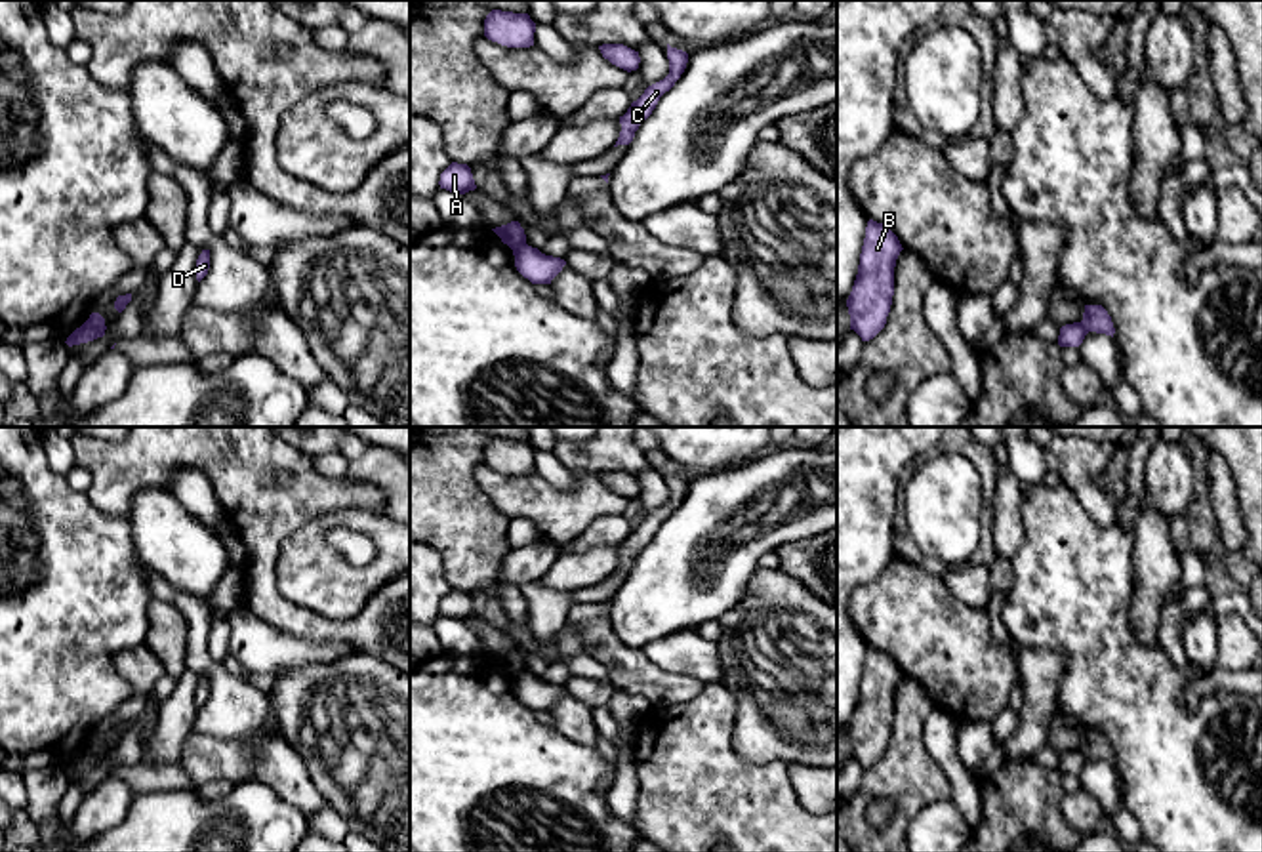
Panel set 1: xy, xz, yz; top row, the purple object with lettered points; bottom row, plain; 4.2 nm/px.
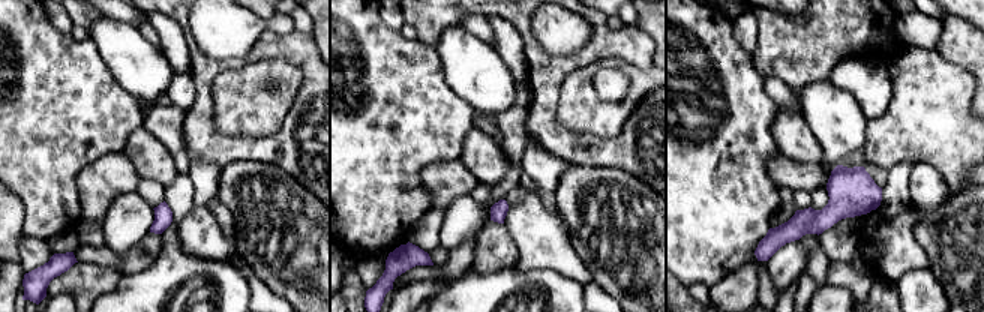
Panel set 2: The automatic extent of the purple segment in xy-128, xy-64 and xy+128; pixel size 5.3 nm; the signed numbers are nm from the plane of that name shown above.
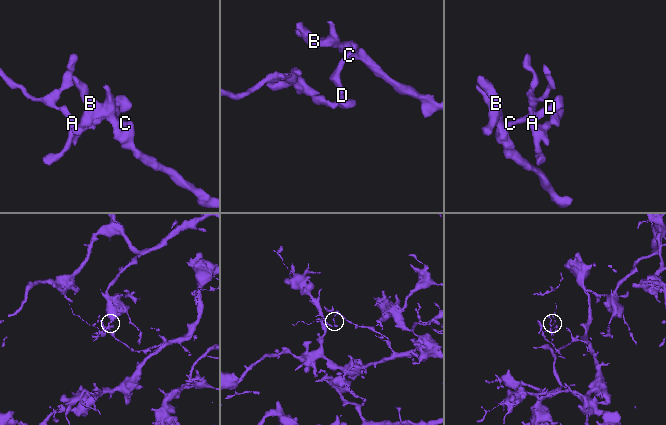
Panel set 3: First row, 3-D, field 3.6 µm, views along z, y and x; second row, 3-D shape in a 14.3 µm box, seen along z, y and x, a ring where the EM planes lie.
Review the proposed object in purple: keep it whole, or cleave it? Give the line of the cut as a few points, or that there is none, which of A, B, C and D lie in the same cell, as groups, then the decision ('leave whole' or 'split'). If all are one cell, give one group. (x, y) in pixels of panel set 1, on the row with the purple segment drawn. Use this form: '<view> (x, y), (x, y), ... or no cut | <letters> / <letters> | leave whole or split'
xz (527, 244), (513, 252) | A / B C D | split

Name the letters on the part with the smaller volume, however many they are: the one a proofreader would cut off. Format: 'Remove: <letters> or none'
Remove: A

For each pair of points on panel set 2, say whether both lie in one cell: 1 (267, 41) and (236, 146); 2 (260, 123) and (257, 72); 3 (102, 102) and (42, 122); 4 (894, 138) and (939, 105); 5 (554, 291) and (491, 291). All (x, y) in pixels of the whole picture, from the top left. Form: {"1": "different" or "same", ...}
{"1": "same", "2": "same", "3": "same", "4": "same", "5": "same"}

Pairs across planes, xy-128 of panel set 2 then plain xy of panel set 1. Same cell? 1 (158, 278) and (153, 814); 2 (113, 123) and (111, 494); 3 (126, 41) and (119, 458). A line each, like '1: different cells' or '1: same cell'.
1: same cell
2: different cells
3: different cells

